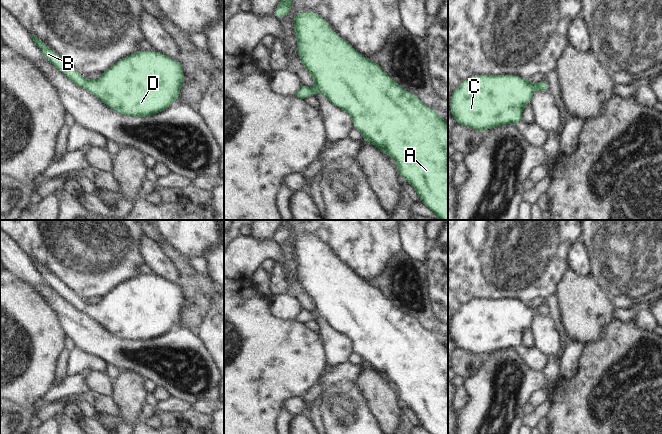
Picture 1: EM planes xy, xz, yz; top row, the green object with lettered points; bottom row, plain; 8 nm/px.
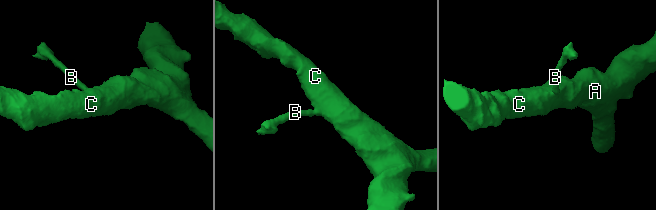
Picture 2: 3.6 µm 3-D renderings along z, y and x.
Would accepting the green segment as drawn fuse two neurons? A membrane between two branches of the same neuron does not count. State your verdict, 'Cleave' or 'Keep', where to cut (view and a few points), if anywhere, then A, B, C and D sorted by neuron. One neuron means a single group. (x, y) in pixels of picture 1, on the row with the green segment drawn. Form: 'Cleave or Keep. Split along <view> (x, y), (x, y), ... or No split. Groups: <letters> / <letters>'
Keep. No split. Groups: A B C D.

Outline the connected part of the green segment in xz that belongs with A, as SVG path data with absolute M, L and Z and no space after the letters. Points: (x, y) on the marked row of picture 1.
M302 11L294 15L292 21L297 40L297 55L315 83L312 89L304 84L300 85L294 97L305 100L309 96L322 93L331 104L347 112L352 119L353 128L361 133L363 140L395 160L399 176L414 188L421 202L436 214L437 220L448 220L448 125L443 116L400 86L376 61L357 52L350 43L332 31L329 23L316 12Z

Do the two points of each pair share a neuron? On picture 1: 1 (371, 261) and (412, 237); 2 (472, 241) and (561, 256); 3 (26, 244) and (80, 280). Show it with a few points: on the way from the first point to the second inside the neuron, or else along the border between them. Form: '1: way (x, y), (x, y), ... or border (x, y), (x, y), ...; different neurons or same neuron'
1: border (398, 230), (402, 249); different neurons
2: way (494, 243), (512, 253), (539, 256); same neuron
3: way (39, 245), (67, 273); same neuron

